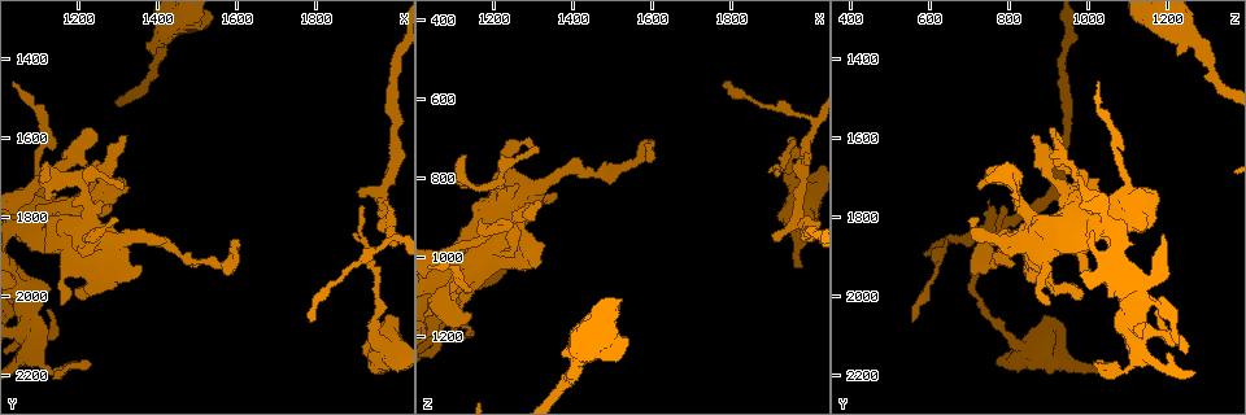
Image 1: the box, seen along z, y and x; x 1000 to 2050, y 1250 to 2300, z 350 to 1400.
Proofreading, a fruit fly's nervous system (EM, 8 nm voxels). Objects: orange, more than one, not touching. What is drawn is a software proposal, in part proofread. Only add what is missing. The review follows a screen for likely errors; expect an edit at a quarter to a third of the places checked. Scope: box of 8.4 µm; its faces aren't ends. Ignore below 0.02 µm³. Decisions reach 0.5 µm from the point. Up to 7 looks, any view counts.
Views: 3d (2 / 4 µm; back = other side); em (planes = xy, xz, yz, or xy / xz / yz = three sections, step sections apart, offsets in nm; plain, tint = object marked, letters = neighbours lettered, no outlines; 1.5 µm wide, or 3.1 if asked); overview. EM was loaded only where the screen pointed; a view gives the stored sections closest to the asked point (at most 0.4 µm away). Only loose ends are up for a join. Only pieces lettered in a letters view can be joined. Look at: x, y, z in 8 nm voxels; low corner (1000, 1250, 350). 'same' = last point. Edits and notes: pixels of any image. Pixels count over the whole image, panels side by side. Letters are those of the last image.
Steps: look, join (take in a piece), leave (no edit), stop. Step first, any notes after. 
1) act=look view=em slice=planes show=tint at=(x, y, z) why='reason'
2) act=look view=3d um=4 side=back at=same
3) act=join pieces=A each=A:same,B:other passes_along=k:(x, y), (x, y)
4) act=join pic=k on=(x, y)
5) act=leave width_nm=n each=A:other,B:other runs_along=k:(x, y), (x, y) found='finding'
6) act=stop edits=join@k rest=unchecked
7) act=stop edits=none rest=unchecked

act=look view=em slice=planes show=letters at=(1600, 1865, 740) why='long arm stops here'

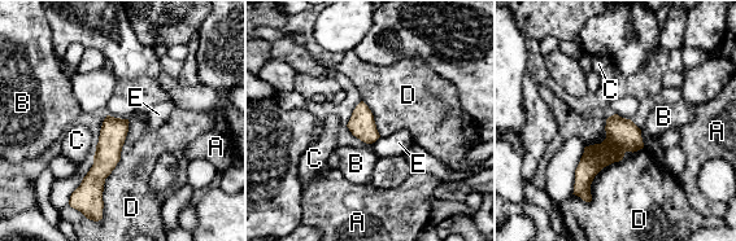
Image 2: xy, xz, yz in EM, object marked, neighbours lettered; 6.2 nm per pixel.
act=leave each=A:other,B:other,C:other,D:other,E:other runs_along=2:(125, 122), (112, 135), (91, 196) found='no lettered piece goes on from it'

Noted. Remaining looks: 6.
act=look view=3d um=2 at=(1125, 2035, 1170)

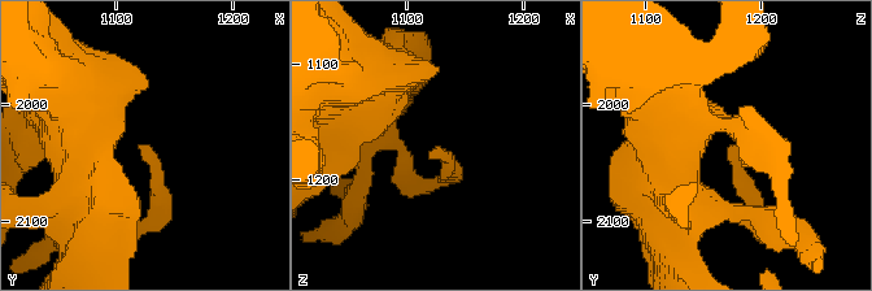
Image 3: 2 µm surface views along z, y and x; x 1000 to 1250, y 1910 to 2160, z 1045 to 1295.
act=look view=em slice=planes show=plain at=(1122, 2036, 1176) why='now the EM'

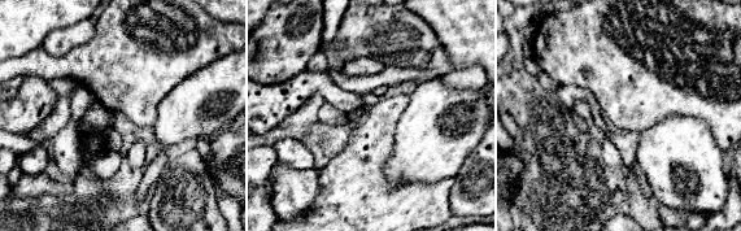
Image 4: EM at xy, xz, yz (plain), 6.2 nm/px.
act=look view=em slice=planes show=letters at=same

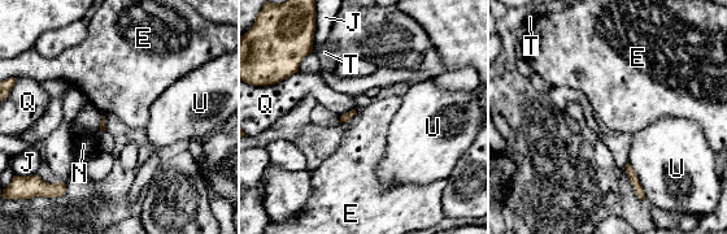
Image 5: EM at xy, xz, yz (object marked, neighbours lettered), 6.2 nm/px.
act=leave each=E:other,J:other,N:other,Q:other,T:other,U:other border=5:(297, 70), (278, 82), (261, 86) found='none of them fits'

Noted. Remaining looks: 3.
act=look view=em slice=planes show=letters at=(1970, 2190, 1020) why='branch stops here'

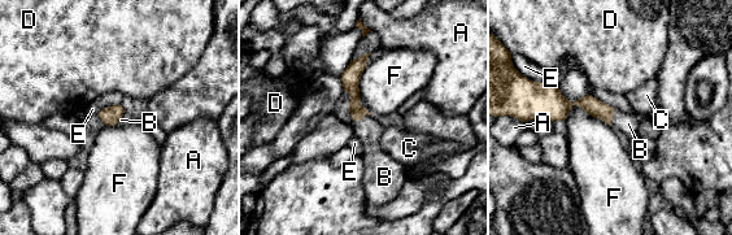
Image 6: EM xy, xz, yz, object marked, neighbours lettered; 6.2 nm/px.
act=join pieces=B each=A:other,B:same,C:other,D:other,E:other,F:other passes_along=6:(351, 81), (362, 118), (369, 130) found='it goes on there'

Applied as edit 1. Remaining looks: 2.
act=stop edits=join@6 rest=unchecked

